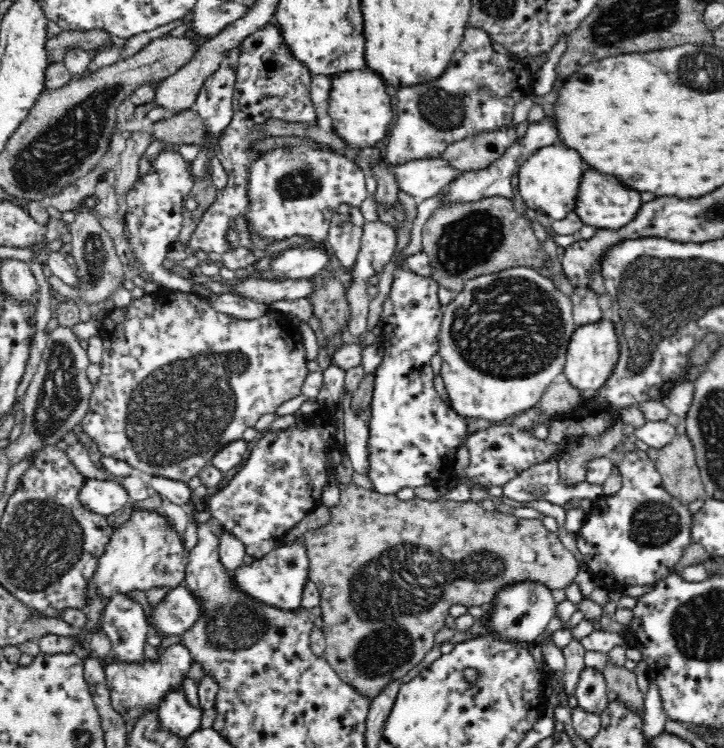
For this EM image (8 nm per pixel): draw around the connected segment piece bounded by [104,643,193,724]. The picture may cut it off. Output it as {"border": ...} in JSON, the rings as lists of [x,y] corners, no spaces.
{"border":[[[174,644],[160,654],[157,661],[147,660],[142,665],[126,663],[112,663],[104,667],[105,680],[110,690],[110,705],[112,709],[124,717],[128,724],[132,724],[146,709],[158,707],[162,696],[168,690],[183,686],[184,676],[191,668],[193,657],[191,651],[184,644]]]}

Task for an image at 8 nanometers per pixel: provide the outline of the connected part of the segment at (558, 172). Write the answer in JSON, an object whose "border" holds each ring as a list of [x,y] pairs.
{"border":[[[556,142],[552,146],[536,150],[522,161],[518,194],[534,214],[548,216],[552,221],[562,221],[575,210],[578,189],[586,169],[586,164],[576,151],[566,149]]]}

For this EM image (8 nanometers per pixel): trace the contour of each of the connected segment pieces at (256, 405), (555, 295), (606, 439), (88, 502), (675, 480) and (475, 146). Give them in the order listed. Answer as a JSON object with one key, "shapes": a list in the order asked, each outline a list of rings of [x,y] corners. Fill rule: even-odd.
{"shapes":[[[[161,289],[154,293],[144,294],[141,298],[133,298],[131,300],[131,304],[120,309],[113,310],[108,313],[106,318],[102,323],[102,328],[100,332],[100,336],[102,336],[104,340],[104,351],[102,354],[102,362],[100,362],[99,368],[101,369],[100,376],[100,384],[93,388],[92,394],[90,395],[88,404],[87,413],[83,416],[81,426],[83,431],[90,436],[90,438],[94,439],[97,443],[99,450],[102,452],[103,456],[108,456],[110,458],[115,458],[116,460],[123,460],[124,462],[128,462],[128,464],[134,466],[134,468],[138,468],[142,472],[146,472],[148,475],[160,475],[166,476],[168,478],[174,478],[174,480],[182,480],[184,482],[188,482],[193,476],[197,476],[199,470],[206,466],[211,462],[211,458],[223,447],[226,446],[229,442],[236,440],[237,438],[242,438],[242,433],[247,428],[254,428],[257,421],[264,414],[274,413],[276,408],[280,406],[282,403],[290,400],[298,395],[300,395],[301,387],[304,379],[306,378],[308,372],[305,368],[306,366],[306,353],[304,352],[303,347],[303,339],[302,334],[299,332],[298,325],[294,325],[293,322],[289,320],[289,317],[286,316],[286,313],[282,313],[280,311],[270,311],[268,314],[264,316],[260,316],[260,318],[255,318],[254,320],[240,320],[236,317],[230,316],[229,314],[224,314],[224,312],[217,311],[210,305],[210,301],[205,299],[204,297],[196,294],[196,293],[180,293],[176,291],[172,291],[171,289]]],[[[518,266],[516,268],[501,270],[501,272],[495,274],[474,278],[465,285],[464,291],[454,294],[452,301],[446,306],[443,306],[442,309],[441,332],[440,336],[438,336],[440,341],[439,354],[442,359],[440,375],[443,378],[446,392],[448,392],[450,397],[451,409],[454,410],[456,414],[459,414],[460,417],[476,418],[476,420],[492,420],[492,422],[507,420],[508,422],[510,416],[516,417],[522,411],[528,410],[540,402],[540,398],[542,398],[546,387],[552,384],[559,374],[563,374],[567,346],[571,336],[578,327],[573,319],[573,304],[571,303],[570,296],[566,296],[562,293],[551,279],[541,275],[537,272],[536,268]],[[494,300],[504,308],[504,312],[494,312]]],[[[619,419],[615,421],[608,432],[600,438],[582,438],[580,442],[571,444],[568,453],[562,455],[557,461],[559,468],[559,479],[564,486],[576,486],[585,480],[587,462],[592,457],[608,456],[609,452],[621,443],[621,438],[624,436],[622,427],[623,421]]],[[[110,478],[86,479],[78,490],[78,500],[94,514],[112,518],[130,504],[130,496]]],[[[675,434],[673,439],[658,451],[656,467],[662,473],[664,486],[682,503],[690,504],[707,497],[692,439]]],[[[510,124],[502,130],[482,132],[478,136],[464,141],[451,143],[443,153],[442,159],[458,174],[478,173],[487,170],[496,161],[502,159],[515,146],[516,127]]]]}

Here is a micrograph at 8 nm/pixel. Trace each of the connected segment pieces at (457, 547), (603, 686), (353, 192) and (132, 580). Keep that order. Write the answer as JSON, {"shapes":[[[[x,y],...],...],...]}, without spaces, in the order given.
{"shapes":[[[[350,482],[345,490],[340,493],[335,505],[329,506],[330,520],[320,526],[311,529],[302,535],[303,548],[307,554],[307,574],[308,578],[316,584],[320,593],[319,606],[322,609],[322,630],[326,636],[325,658],[334,671],[350,683],[351,686],[359,688],[365,696],[371,700],[392,680],[398,680],[406,675],[412,668],[418,665],[426,654],[435,645],[435,635],[443,629],[445,621],[450,616],[450,608],[455,604],[466,606],[484,606],[484,604],[494,604],[504,588],[516,586],[520,582],[539,582],[550,590],[568,586],[577,575],[581,562],[573,557],[571,552],[564,548],[562,542],[557,537],[557,533],[547,530],[542,523],[542,518],[518,518],[511,513],[498,511],[488,511],[478,502],[442,500],[440,498],[431,502],[414,497],[410,500],[400,500],[395,495],[383,495],[372,489],[364,489]]],[[[585,666],[578,677],[575,690],[578,707],[601,714],[608,707],[608,682],[604,677],[603,670],[594,666]]],[[[300,145],[300,146],[289,146],[288,148],[277,148],[268,152],[265,152],[265,156],[259,159],[253,165],[251,169],[249,188],[250,188],[250,198],[251,198],[251,208],[249,209],[249,214],[247,215],[247,220],[251,224],[255,224],[256,229],[262,229],[264,233],[270,233],[276,238],[288,238],[294,235],[305,236],[308,238],[308,243],[306,245],[322,245],[326,243],[326,238],[328,234],[328,229],[331,224],[332,214],[334,210],[340,206],[340,204],[352,204],[353,206],[360,206],[362,202],[367,198],[367,187],[365,186],[365,175],[362,169],[356,166],[353,158],[349,155],[345,155],[341,152],[333,150],[318,150],[310,146]]],[[[135,510],[128,521],[114,530],[104,554],[87,580],[83,590],[83,610],[87,611],[96,598],[108,603],[116,594],[147,591],[154,587],[173,589],[184,583],[188,562],[189,551],[184,546],[184,539],[178,536],[174,525],[161,511]]]]}

